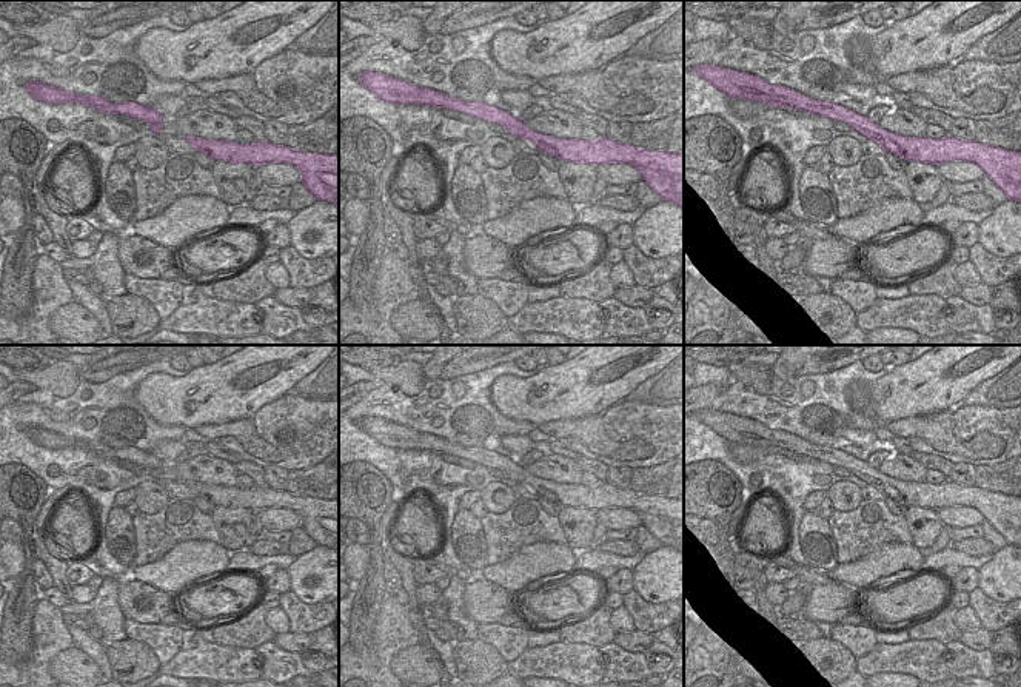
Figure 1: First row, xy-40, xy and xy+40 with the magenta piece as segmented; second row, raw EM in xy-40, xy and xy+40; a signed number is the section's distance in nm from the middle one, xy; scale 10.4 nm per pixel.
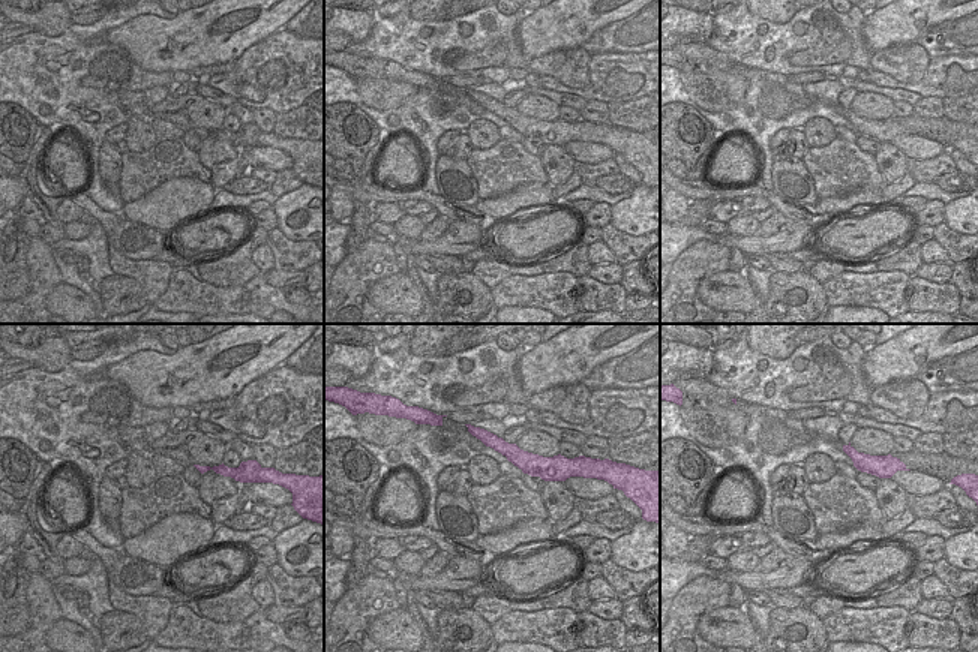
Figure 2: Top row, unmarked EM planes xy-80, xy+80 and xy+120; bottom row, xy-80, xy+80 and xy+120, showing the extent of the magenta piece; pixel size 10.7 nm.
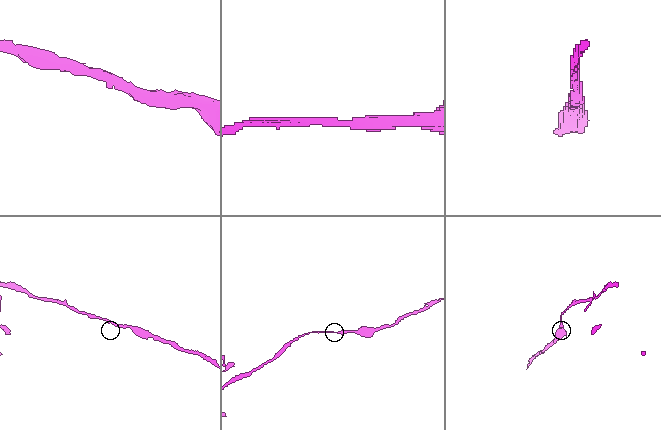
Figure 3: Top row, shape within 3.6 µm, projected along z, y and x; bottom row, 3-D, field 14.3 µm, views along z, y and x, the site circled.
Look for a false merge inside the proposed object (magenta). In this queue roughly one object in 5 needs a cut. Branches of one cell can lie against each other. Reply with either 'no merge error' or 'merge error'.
no merge error

